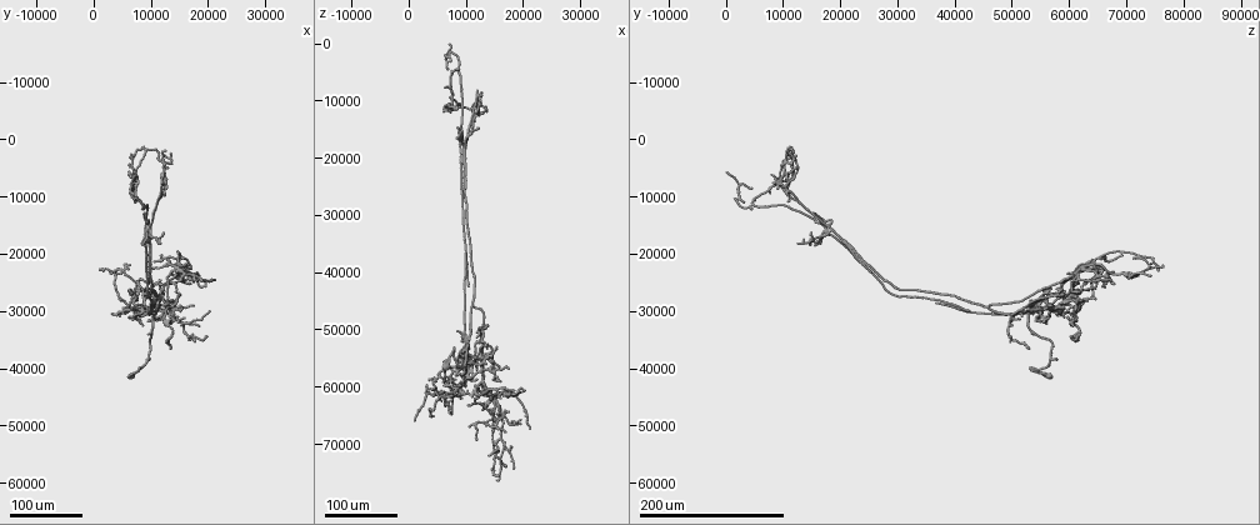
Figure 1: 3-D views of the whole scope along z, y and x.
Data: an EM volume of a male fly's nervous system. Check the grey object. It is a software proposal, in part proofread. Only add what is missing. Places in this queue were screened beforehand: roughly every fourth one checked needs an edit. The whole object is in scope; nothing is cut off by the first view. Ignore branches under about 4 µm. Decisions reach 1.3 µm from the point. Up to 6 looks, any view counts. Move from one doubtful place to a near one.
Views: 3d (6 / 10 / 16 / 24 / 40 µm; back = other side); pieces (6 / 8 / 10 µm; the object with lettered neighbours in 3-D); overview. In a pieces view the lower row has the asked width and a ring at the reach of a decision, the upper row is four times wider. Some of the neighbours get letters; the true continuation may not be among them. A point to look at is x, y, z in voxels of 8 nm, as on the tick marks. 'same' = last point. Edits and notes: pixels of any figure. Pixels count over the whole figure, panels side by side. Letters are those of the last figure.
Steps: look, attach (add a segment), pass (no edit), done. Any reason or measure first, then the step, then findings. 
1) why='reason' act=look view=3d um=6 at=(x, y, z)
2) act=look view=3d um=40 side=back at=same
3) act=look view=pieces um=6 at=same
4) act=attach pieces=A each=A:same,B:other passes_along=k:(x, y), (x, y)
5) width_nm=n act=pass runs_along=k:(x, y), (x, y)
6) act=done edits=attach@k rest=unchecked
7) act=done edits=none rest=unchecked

why='branch stops here' act=look view=3d um=40 at=(16000, 34500, 61500)

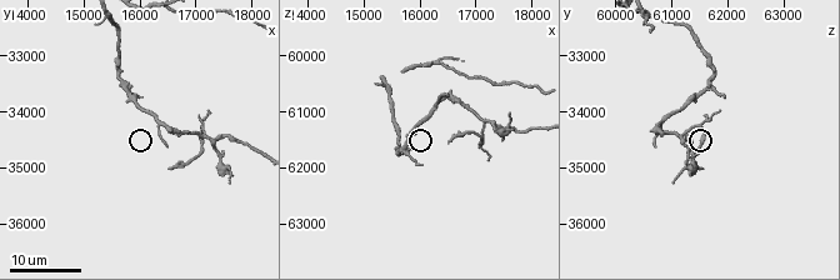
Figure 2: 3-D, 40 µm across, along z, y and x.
act=look view=pieces um=10 at=(16550, 35000, 61500)

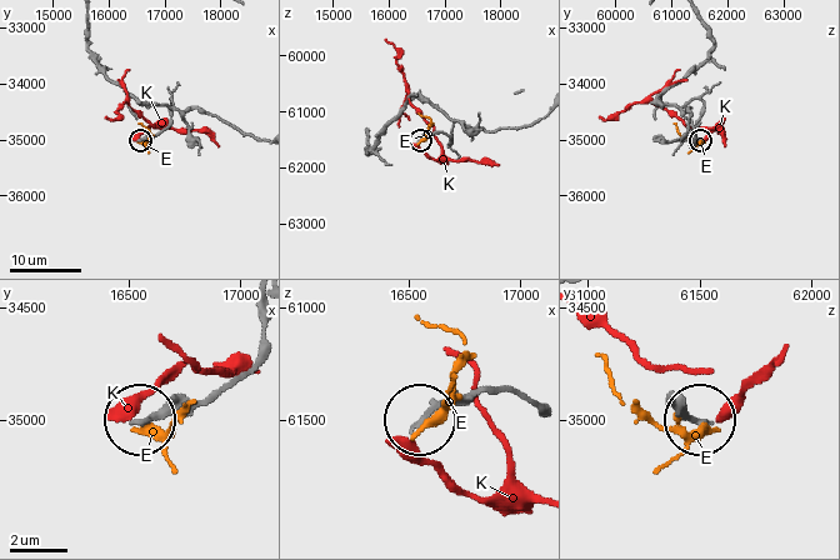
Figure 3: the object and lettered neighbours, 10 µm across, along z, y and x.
act=pass each=E:other,K:other runs_along=3:(258, 353), (244, 374), (200, 400), (171, 403), (145, 418) found='none of them fits'

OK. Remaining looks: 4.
why='long arm stops here' act=look view=3d um=40 at=(10500, 2000, 12000)

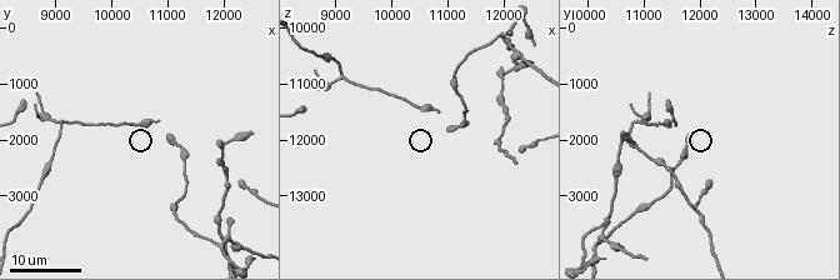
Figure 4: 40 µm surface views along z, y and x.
act=look view=pieces um=10 at=(11050, 1950, 11850)

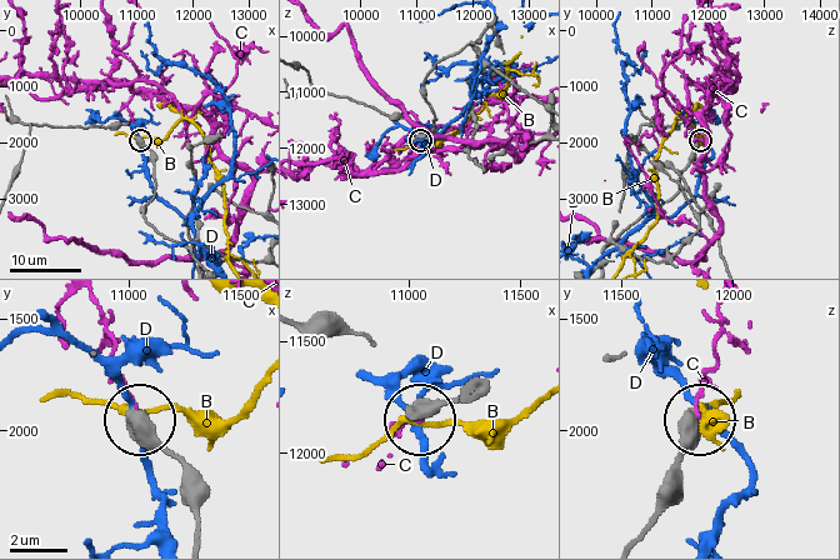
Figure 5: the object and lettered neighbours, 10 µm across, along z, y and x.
act=pass each=B:other,C:other,D:other runs_along=5:(633, 538), (695, 419) found='no lettered segment goes on from it'

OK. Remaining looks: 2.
act=done edits=none rest=unchecked

